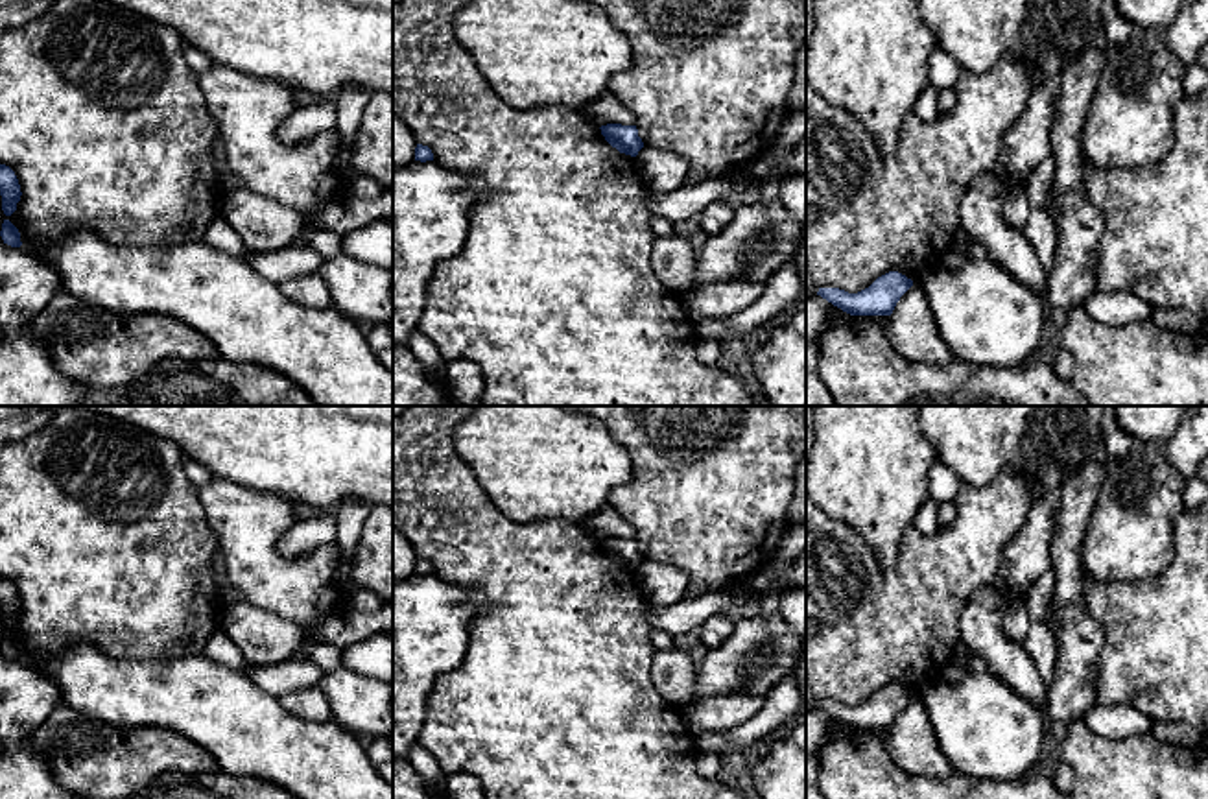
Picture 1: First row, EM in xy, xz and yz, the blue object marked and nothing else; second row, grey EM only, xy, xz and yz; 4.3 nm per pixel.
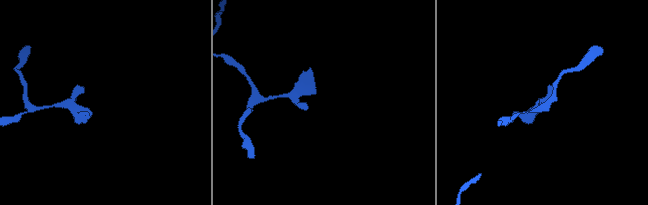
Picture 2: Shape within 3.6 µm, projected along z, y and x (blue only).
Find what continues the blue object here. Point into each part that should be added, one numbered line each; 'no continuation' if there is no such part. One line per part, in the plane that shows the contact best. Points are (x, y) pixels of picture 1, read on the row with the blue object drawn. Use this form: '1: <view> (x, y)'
no continuation

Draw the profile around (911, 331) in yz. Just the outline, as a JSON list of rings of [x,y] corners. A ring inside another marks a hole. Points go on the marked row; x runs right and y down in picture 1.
[[[913,282],[900,297],[883,334],[893,349],[909,362],[946,365],[955,360],[937,328],[918,282]]]

